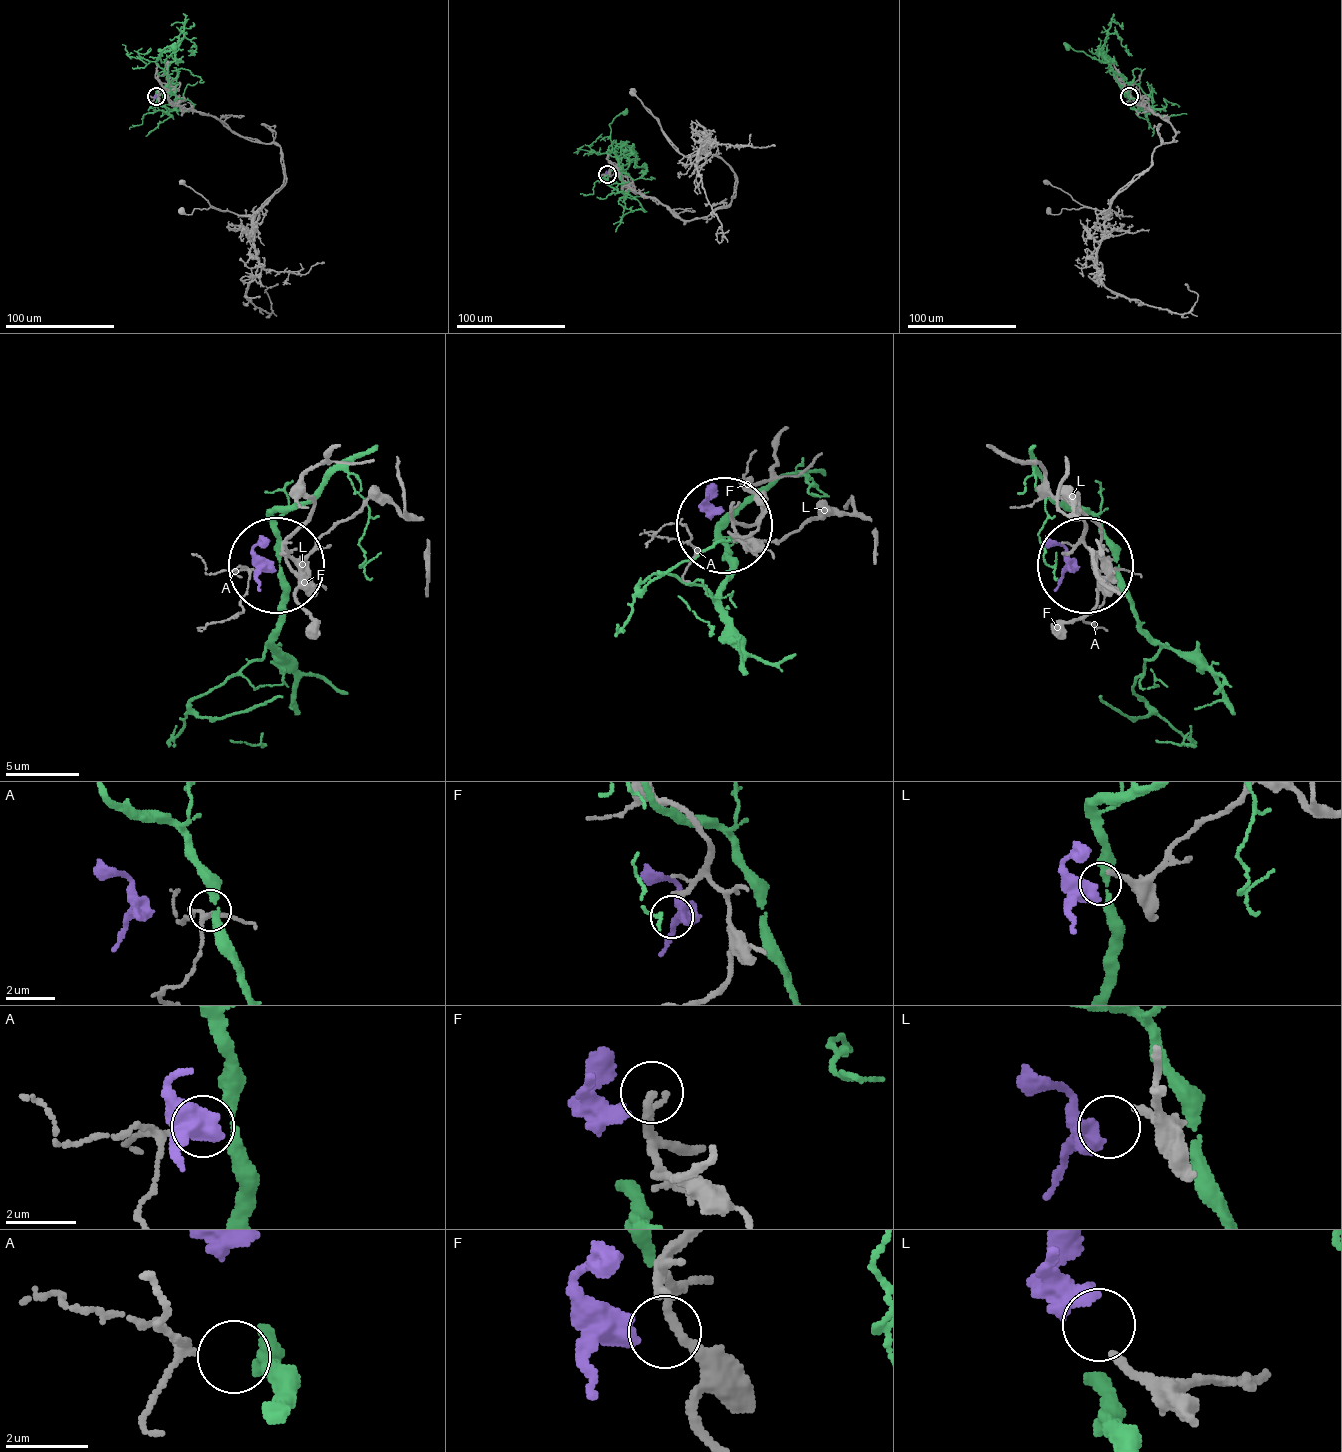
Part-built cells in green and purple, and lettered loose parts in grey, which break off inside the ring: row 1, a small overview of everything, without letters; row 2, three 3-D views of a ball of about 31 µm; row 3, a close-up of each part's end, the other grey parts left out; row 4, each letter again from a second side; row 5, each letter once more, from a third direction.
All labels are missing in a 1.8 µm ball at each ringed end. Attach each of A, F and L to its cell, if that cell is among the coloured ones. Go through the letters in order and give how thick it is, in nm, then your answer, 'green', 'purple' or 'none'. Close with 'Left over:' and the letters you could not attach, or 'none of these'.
A: 160 nm thick; green
F: 180 nm thick; none
L: 200 nm thick; purple
Left over: F

